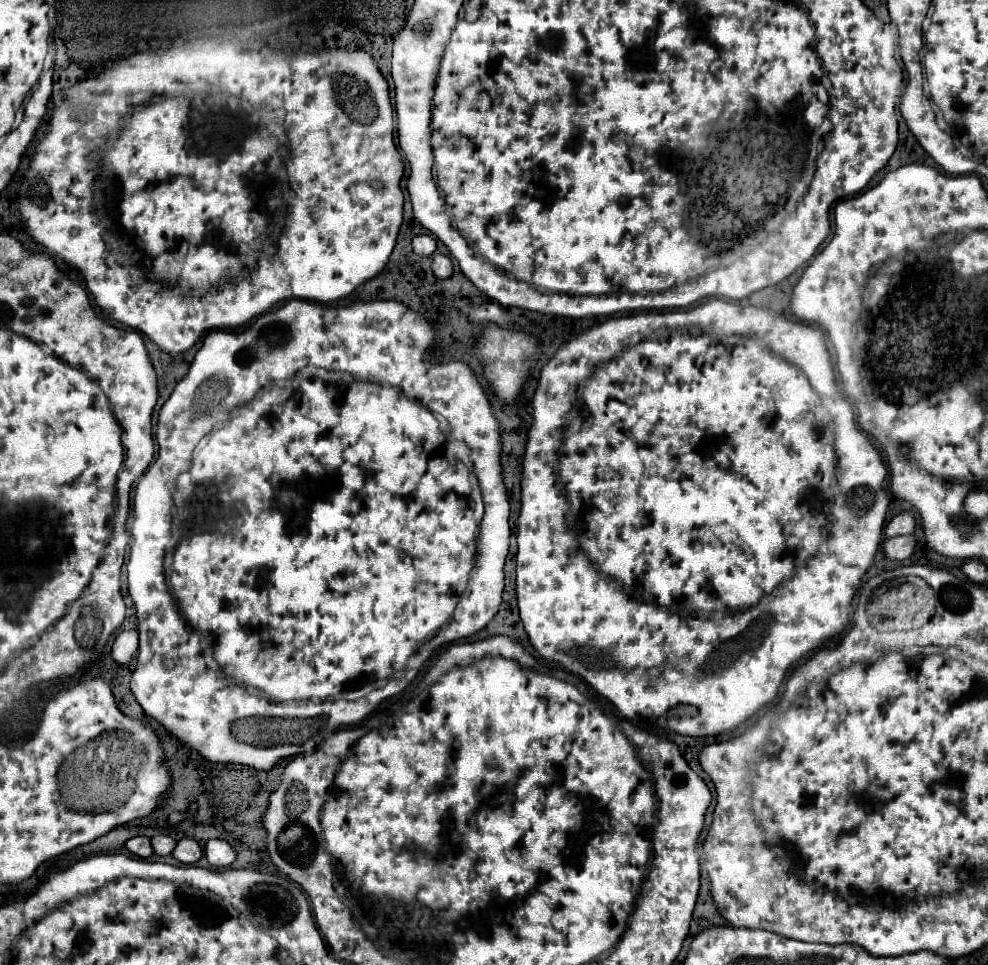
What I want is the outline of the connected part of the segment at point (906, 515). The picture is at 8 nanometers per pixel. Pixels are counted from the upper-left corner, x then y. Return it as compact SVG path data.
M900 512L898 516L894 516L894 518L886 524L884 534L886 534L888 538L912 534L912 532L914 532L914 526L916 526L916 518L912 516L912 512Z

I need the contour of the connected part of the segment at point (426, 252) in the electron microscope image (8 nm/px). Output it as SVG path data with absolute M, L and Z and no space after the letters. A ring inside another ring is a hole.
M420 234L420 236L414 236L412 248L414 248L414 252L416 252L418 256L430 256L430 254L434 254L434 250L436 250L436 242L434 242L434 238L428 236L428 234Z

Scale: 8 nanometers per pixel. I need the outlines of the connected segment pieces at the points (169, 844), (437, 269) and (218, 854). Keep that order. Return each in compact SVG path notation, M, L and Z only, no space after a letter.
M154 836L152 838L152 848L154 848L154 854L158 856L168 856L176 846L176 840L170 838L170 836Z
M434 254L431 268L438 279L446 279L453 274L452 262L444 254Z
M208 840L204 846L204 856L210 866L216 868L228 868L236 860L236 852L226 840Z

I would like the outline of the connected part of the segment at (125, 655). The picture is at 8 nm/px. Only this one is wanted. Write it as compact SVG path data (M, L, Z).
M136 630L120 632L112 644L112 660L116 664L128 664L136 654L136 650L138 650L138 632Z

